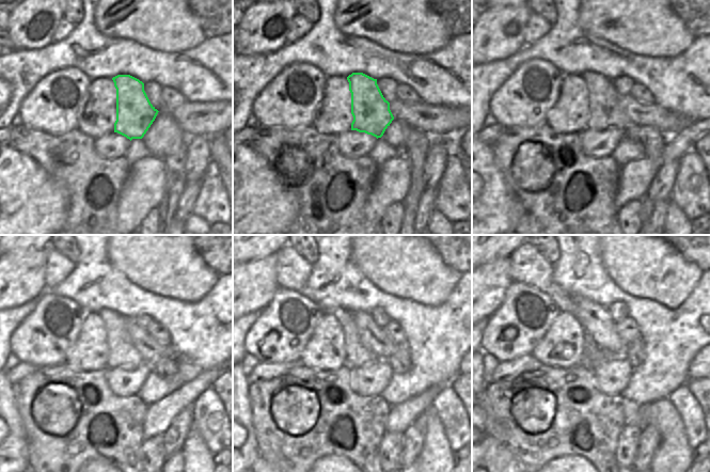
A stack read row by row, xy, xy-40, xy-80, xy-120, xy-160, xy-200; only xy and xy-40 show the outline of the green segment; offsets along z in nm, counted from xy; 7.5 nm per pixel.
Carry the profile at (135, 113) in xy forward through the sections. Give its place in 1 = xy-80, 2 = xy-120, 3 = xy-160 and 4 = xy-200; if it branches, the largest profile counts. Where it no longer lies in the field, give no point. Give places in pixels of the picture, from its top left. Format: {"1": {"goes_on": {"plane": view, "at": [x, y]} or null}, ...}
{"1": {"goes_on": {"plane": "xy-80", "at": [604, 109]}}, "2": {"goes_on": {"plane": "xy-120", "at": [122, 352]}}, "3": {"goes_on": {"plane": "xy-160", "at": [356, 356]}}, "4": {"goes_on": {"plane": "xy-200", "at": [526, 266]}}}

